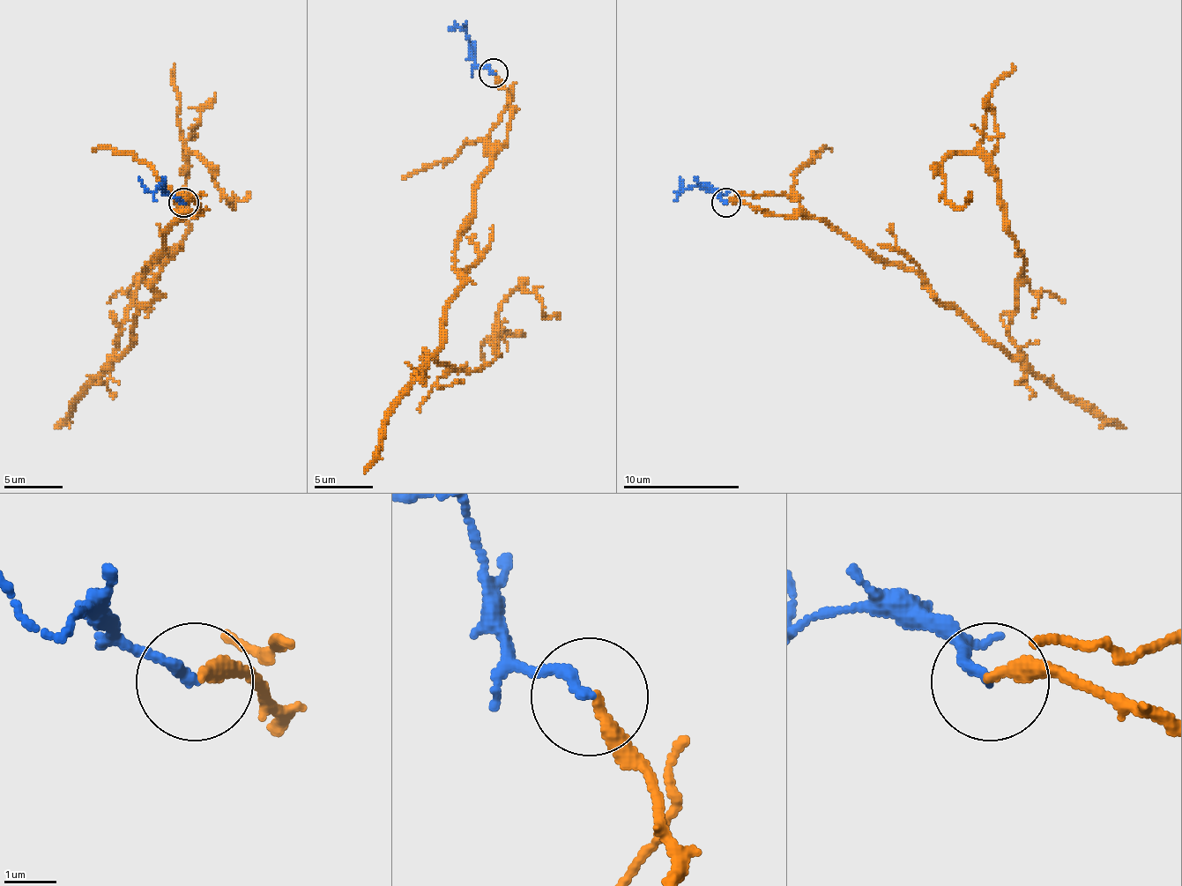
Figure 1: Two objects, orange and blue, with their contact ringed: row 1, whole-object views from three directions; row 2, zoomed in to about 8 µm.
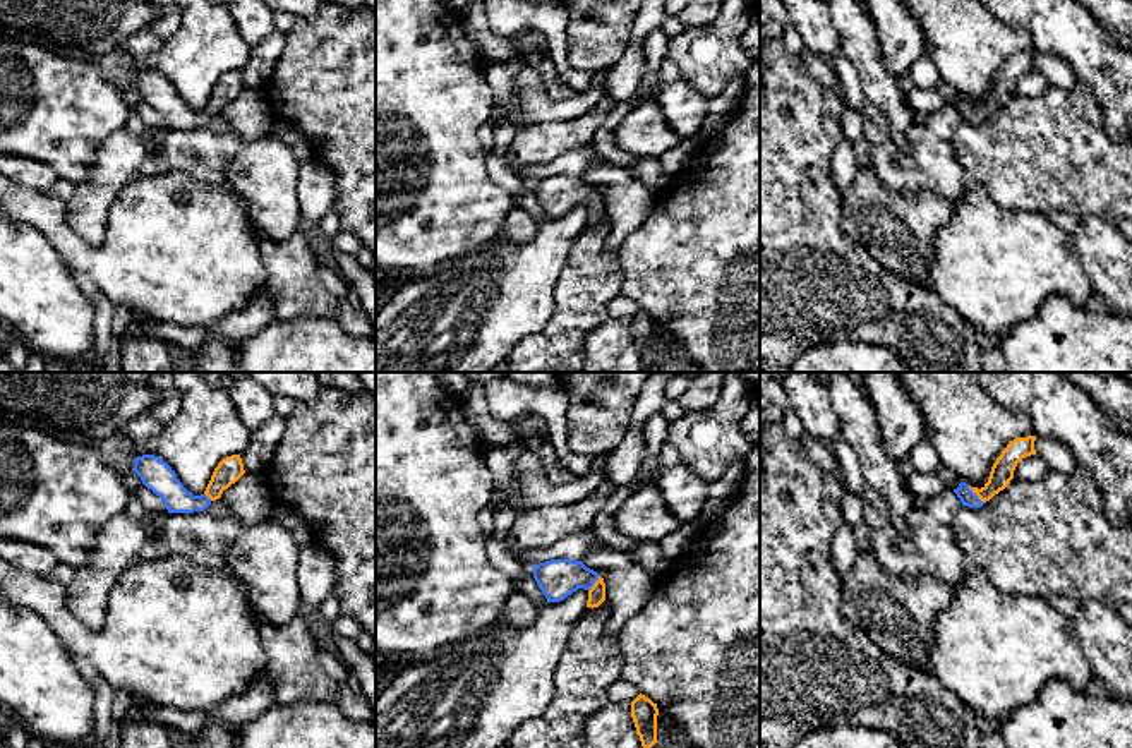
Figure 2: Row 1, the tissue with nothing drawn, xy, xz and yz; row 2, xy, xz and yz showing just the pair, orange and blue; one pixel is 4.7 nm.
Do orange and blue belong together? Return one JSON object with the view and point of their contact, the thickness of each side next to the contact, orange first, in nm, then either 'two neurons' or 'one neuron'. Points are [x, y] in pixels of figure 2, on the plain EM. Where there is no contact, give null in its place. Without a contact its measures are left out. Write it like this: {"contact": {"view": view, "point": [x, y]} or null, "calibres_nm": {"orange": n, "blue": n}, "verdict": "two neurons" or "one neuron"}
{"contact": {"view": "yz", "point": [975, 108]}, "calibres_nm": {"orange": 110, "blue": 80}, "verdict": "one neuron"}

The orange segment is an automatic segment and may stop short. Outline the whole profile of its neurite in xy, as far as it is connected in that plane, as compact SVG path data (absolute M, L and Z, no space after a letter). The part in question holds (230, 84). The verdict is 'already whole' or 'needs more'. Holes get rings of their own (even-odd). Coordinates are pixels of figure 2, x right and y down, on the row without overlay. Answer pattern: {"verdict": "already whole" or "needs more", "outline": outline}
{"verdict": "needs more", "outline": "M154 70L137 72L134 87L142 100L161 113L168 129L204 127L213 117L220 115L223 106L235 100L244 89L240 70L223 74L214 84L206 106L201 112L189 108L177 94L172 82Z"}

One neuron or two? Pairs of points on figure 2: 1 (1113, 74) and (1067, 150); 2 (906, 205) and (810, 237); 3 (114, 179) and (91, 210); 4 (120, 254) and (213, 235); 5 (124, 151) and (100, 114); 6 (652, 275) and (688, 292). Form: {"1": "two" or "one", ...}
{"1": "two", "2": "two", "3": "one", "4": "one", "5": "two", "6": "one"}

